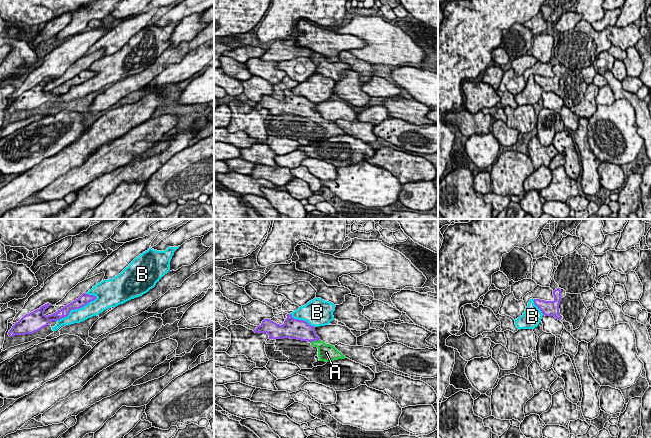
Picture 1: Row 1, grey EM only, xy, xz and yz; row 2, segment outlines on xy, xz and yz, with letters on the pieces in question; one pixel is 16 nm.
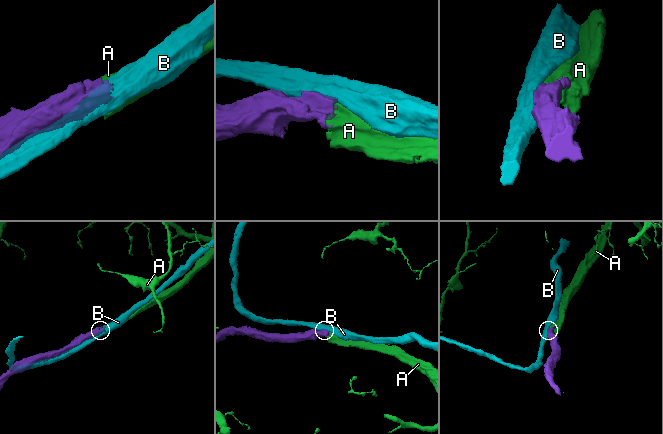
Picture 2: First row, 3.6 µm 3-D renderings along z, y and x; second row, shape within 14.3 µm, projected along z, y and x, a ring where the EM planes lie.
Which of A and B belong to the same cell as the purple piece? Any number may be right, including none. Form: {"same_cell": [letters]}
{"same_cell": ["A"]}

